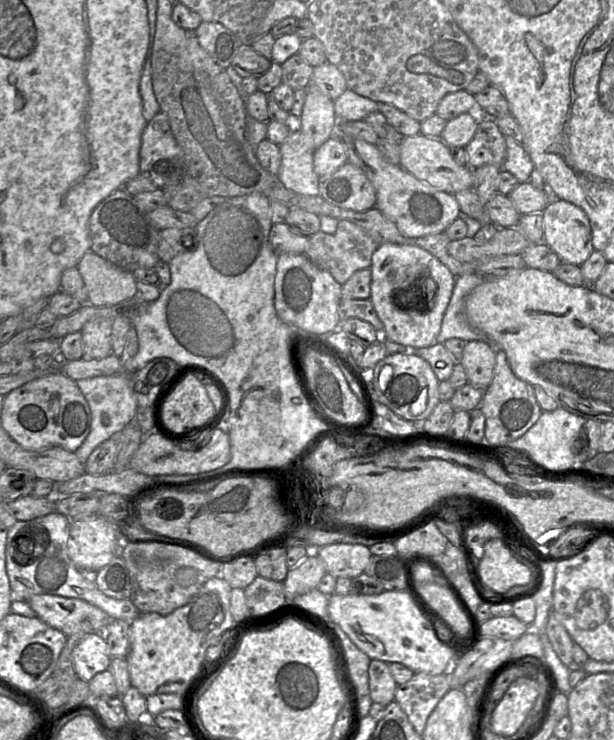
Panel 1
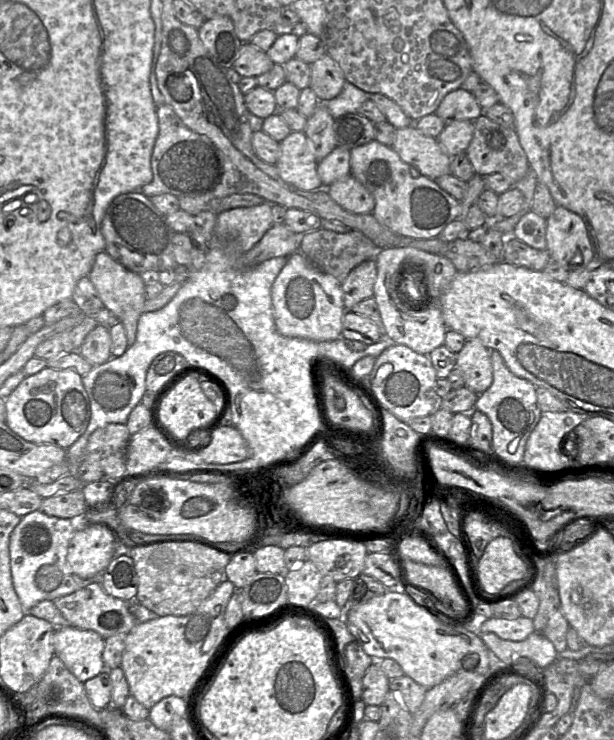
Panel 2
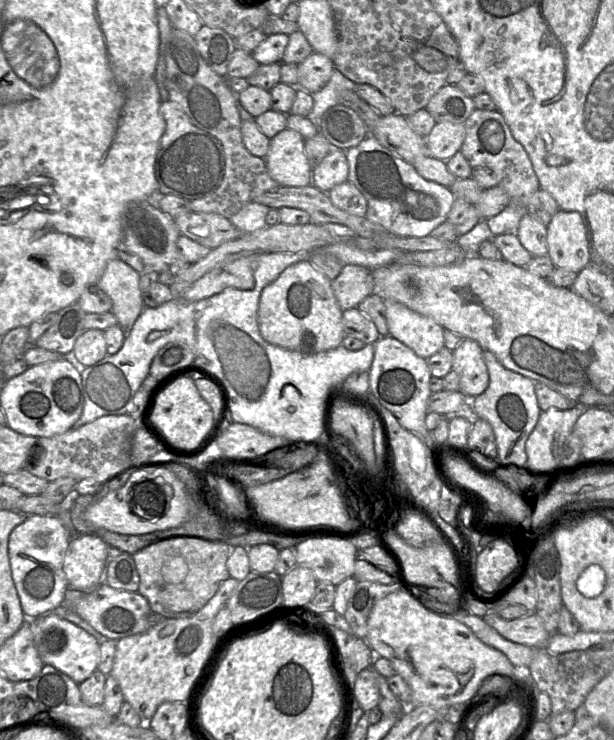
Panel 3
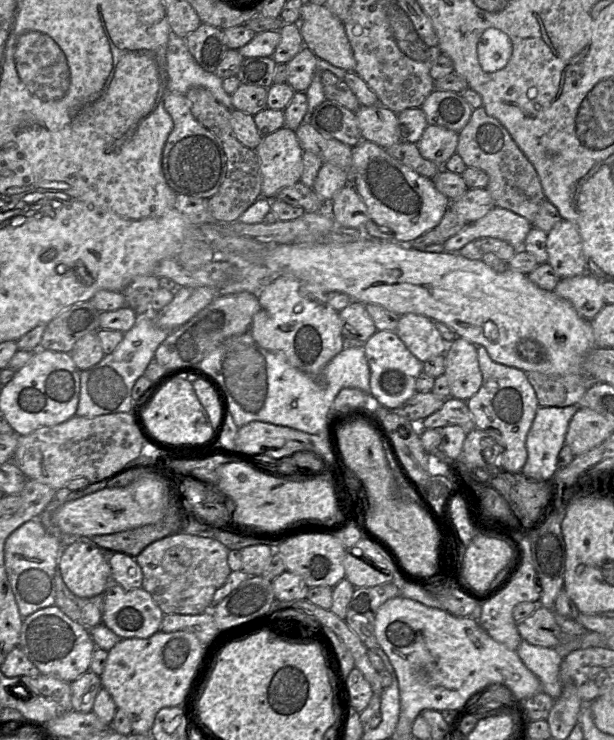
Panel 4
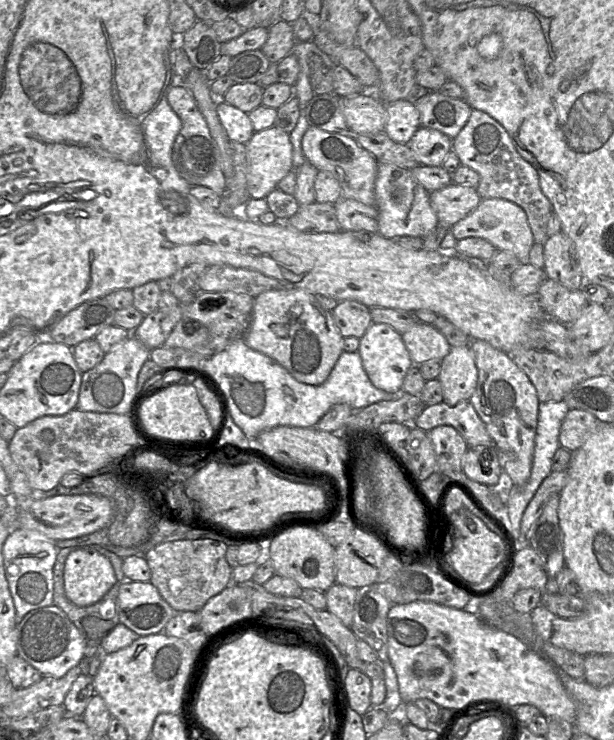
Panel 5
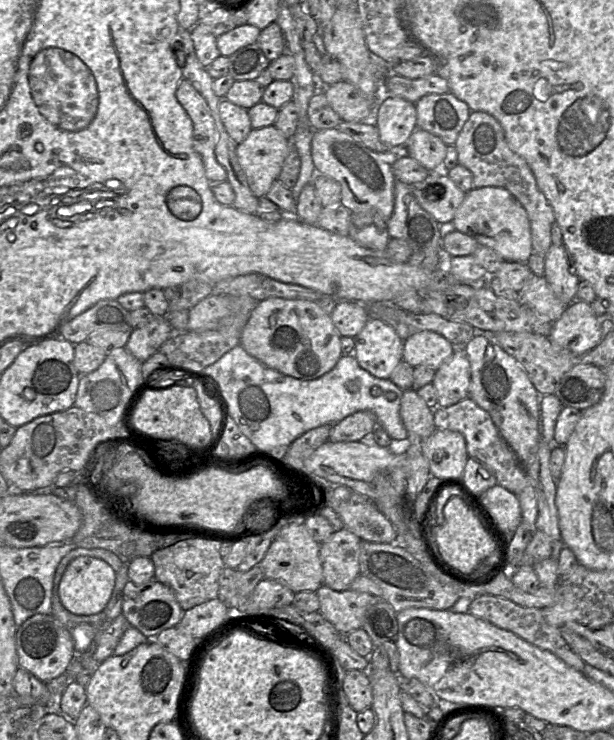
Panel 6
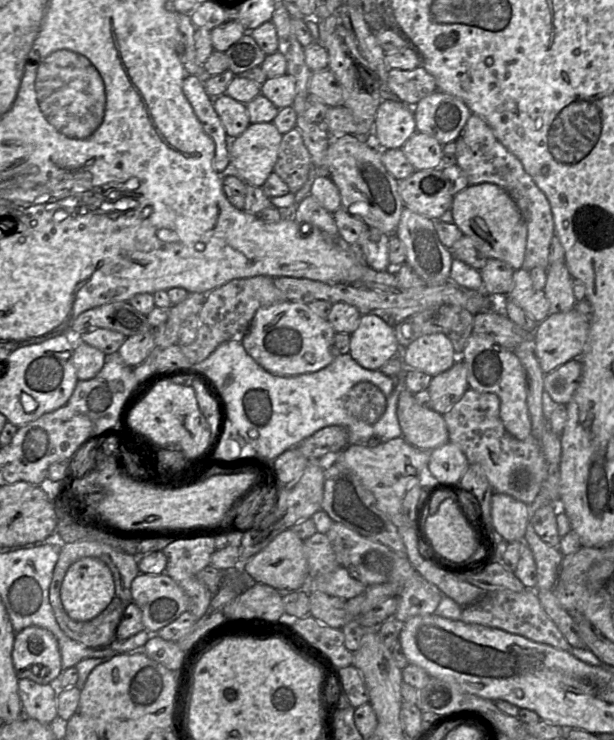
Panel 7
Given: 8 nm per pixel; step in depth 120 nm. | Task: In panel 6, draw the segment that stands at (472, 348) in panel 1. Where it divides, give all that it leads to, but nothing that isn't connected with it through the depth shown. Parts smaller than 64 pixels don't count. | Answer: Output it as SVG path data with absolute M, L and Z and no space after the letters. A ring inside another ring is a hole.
M465 350L456 351L437 370L433 385L437 391L438 407L449 407L470 397L471 364Z

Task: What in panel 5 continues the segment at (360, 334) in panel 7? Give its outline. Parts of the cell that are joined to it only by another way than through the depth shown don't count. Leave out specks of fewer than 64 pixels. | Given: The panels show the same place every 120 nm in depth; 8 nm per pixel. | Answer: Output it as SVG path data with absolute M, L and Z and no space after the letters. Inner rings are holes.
M372 323L360 338L358 353L373 385L389 393L399 394L404 378L414 362L407 350L402 334L385 323Z

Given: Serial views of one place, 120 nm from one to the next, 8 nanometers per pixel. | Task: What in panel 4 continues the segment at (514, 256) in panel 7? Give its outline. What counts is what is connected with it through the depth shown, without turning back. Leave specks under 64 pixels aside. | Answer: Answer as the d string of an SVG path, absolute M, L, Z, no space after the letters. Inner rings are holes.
M495 206L484 217L467 224L442 244L445 252L458 253L469 242L490 237L505 241L516 249L522 249L531 228L531 223L524 217Z

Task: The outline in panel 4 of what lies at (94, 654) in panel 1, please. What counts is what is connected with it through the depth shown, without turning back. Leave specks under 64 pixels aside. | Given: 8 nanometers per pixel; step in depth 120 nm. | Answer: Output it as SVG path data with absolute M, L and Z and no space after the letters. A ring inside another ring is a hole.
M57 606L36 611L23 621L19 647L26 657L38 668L40 674L59 678L72 683L90 671L96 645L89 630L70 619Z

